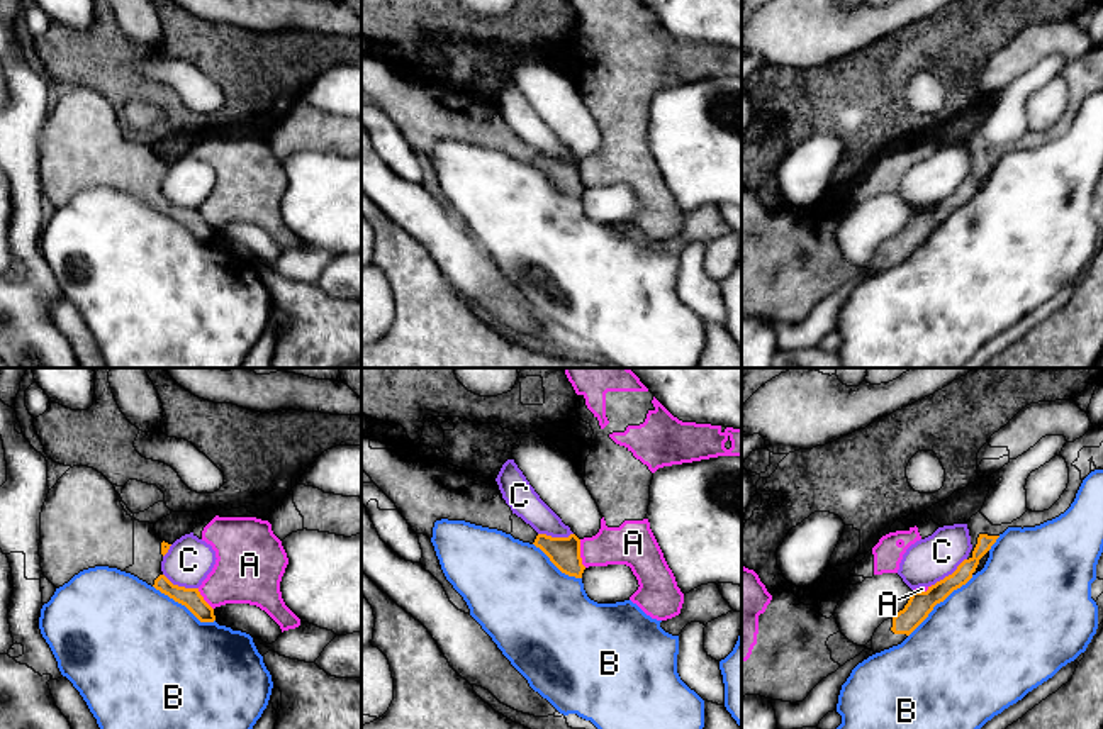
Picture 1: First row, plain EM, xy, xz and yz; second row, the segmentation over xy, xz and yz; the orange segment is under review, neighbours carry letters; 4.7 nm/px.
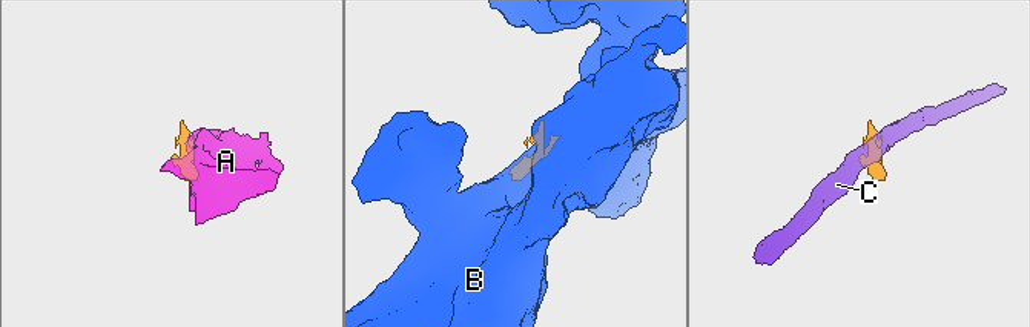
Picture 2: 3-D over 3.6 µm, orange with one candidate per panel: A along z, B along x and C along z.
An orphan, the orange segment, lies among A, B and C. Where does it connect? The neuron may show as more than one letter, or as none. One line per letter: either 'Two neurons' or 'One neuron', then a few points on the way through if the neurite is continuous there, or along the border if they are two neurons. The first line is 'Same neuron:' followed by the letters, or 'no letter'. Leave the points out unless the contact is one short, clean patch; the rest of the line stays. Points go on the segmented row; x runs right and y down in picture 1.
Same neuron: A
A: One neuron. Path across: xz (564, 553), (579, 553), (630, 545)
B: Two neurons
C: Two neurons

